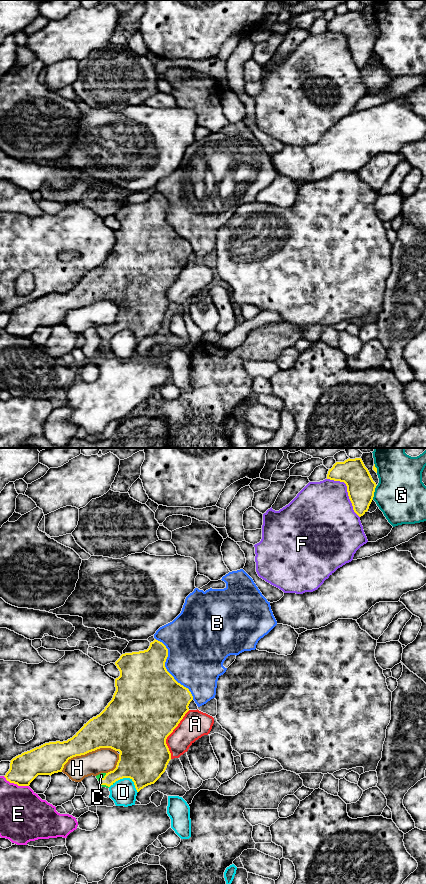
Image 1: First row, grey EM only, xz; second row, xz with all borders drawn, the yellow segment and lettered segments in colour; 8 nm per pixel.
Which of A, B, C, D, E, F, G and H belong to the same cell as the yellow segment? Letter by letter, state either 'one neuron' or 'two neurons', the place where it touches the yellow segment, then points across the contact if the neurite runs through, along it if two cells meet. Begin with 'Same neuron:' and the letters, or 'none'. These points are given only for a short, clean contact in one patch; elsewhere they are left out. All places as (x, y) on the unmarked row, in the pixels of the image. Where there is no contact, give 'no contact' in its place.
Same neuron: C
A: two neurons; meets yellow in xz at (170, 285)
B: two neurons; meets yellow in xz at (166, 221)
C: one neuron; meets yellow in xz at (101, 330); runs through xz (129, 317), (110, 330), (101, 330), (101, 327)
D: two neurons; meets yellow in xz at (126, 329)
E: two neurons; meets yellow in xz at (16, 335)
F: two neurons; meets yellow in xz at (347, 43)
G: two neurons; meets yellow in xz at (374, 43)
H: two neurons; meets yellow in xz at (86, 305)

